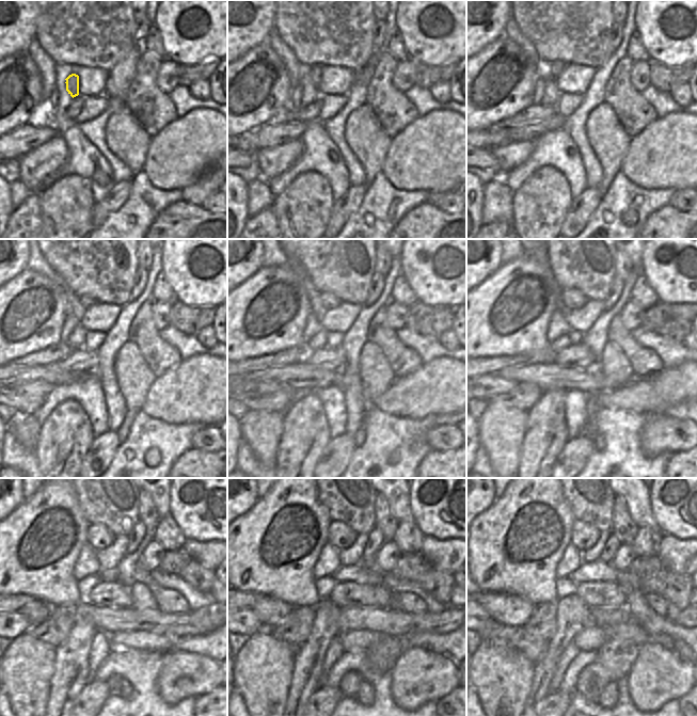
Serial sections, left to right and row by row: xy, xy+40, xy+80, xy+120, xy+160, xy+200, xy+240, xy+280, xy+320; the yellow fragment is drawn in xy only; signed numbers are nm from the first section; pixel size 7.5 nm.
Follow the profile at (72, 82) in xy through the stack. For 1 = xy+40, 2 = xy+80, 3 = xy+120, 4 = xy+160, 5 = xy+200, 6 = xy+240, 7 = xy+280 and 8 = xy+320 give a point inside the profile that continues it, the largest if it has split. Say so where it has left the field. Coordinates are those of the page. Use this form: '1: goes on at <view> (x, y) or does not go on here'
1: goes on at xy+40 (317, 68)
2: goes on at xy+80 (556, 67)
3: goes on at xy+120 (78, 305)
4: goes on at xy+160 (319, 302)
5: goes on at xy+200 (571, 299)
6: goes on at xy+240 (98, 536)
7: goes on at xy+280 (341, 536)
8: goes on at xy+320 (584, 536)

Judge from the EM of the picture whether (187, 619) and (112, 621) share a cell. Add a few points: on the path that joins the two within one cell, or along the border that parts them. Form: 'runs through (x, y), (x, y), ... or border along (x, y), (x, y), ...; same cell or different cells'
runs through (169, 620), (130, 620); same cell

